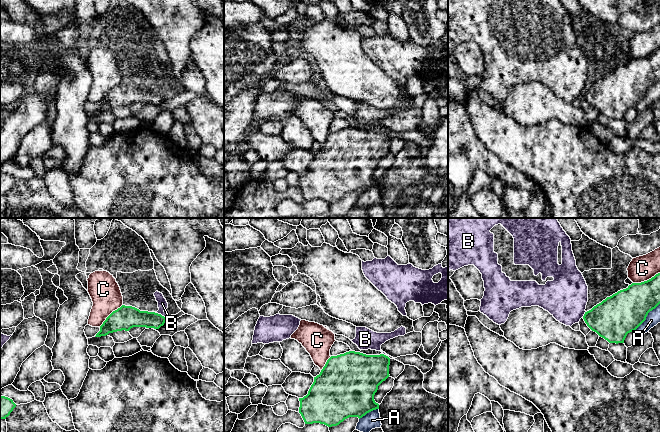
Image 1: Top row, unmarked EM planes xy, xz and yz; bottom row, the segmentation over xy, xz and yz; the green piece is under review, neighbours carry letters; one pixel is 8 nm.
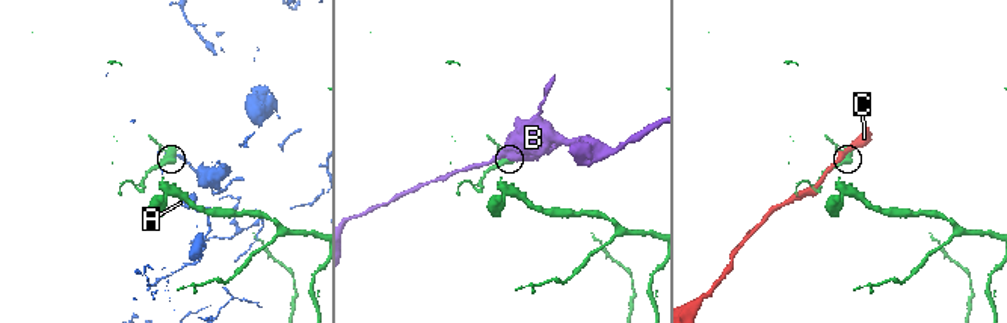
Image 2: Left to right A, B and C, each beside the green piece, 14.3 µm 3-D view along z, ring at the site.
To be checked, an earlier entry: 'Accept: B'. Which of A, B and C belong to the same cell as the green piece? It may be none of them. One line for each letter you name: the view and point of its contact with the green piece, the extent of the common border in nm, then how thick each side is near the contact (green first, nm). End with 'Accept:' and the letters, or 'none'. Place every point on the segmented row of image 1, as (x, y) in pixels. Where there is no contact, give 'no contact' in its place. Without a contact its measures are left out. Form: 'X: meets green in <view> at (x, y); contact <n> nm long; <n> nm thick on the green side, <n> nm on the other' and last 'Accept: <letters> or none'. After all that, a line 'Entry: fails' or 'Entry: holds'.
Accept: none
Entry: fails

